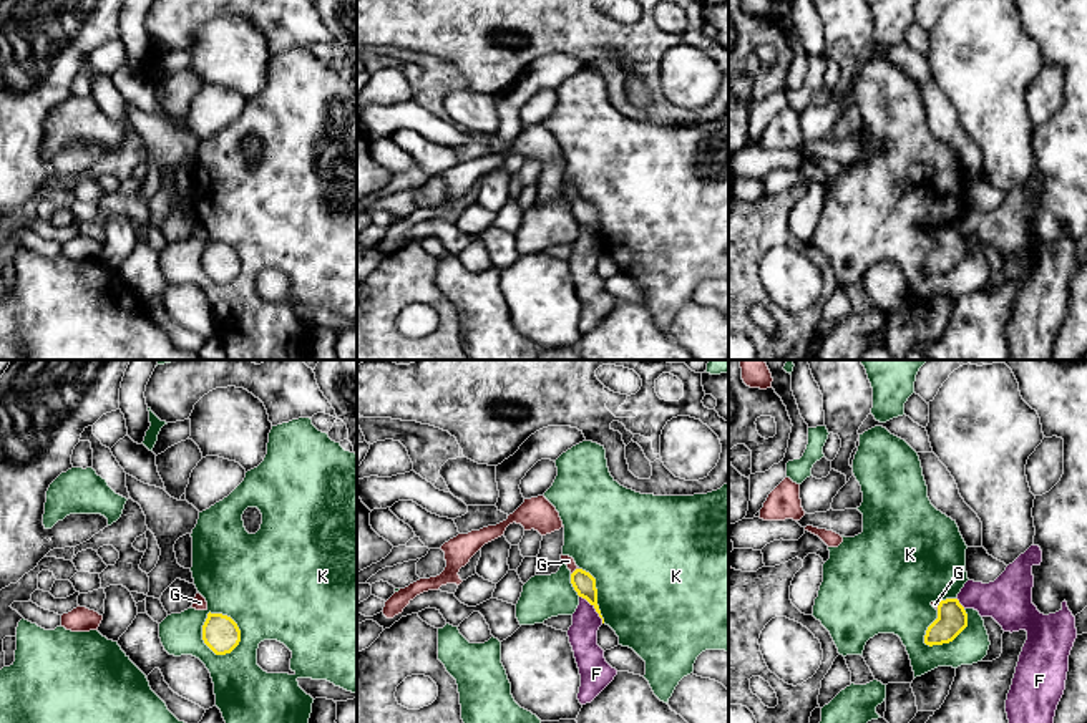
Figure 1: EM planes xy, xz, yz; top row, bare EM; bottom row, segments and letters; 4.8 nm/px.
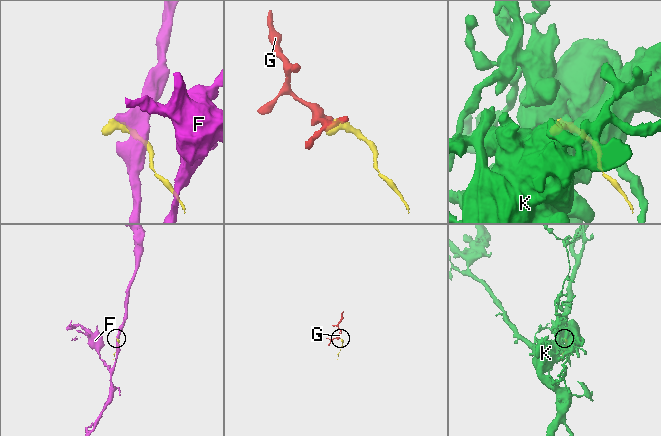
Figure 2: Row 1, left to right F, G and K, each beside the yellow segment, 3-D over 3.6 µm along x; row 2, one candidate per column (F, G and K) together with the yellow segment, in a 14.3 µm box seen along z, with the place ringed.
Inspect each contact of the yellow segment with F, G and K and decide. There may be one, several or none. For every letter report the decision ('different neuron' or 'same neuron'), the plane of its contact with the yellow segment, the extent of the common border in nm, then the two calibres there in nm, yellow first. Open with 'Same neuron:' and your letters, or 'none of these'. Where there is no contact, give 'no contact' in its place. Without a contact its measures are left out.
Same neuron: G
F: different neuron; contact in xz; length 180 nm; calibres 110 and 140 nm
G: same neuron; contact in xz; length 50 nm; calibres 110 and 50 nm
K: different neuron; contact in xy; length 240 nm; calibres 180 and 240 nm

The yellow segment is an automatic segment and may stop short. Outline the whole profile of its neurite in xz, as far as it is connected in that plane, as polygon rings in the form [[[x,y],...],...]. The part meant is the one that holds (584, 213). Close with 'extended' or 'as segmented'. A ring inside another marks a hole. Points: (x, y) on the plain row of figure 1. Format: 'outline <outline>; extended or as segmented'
outline [[[561,182],[561,189],[571,199],[571,212],[574,219],[578,221],[578,224],[586,227],[602,247],[599,234],[597,234],[596,207],[589,201],[579,197],[573,186]]]; extended

